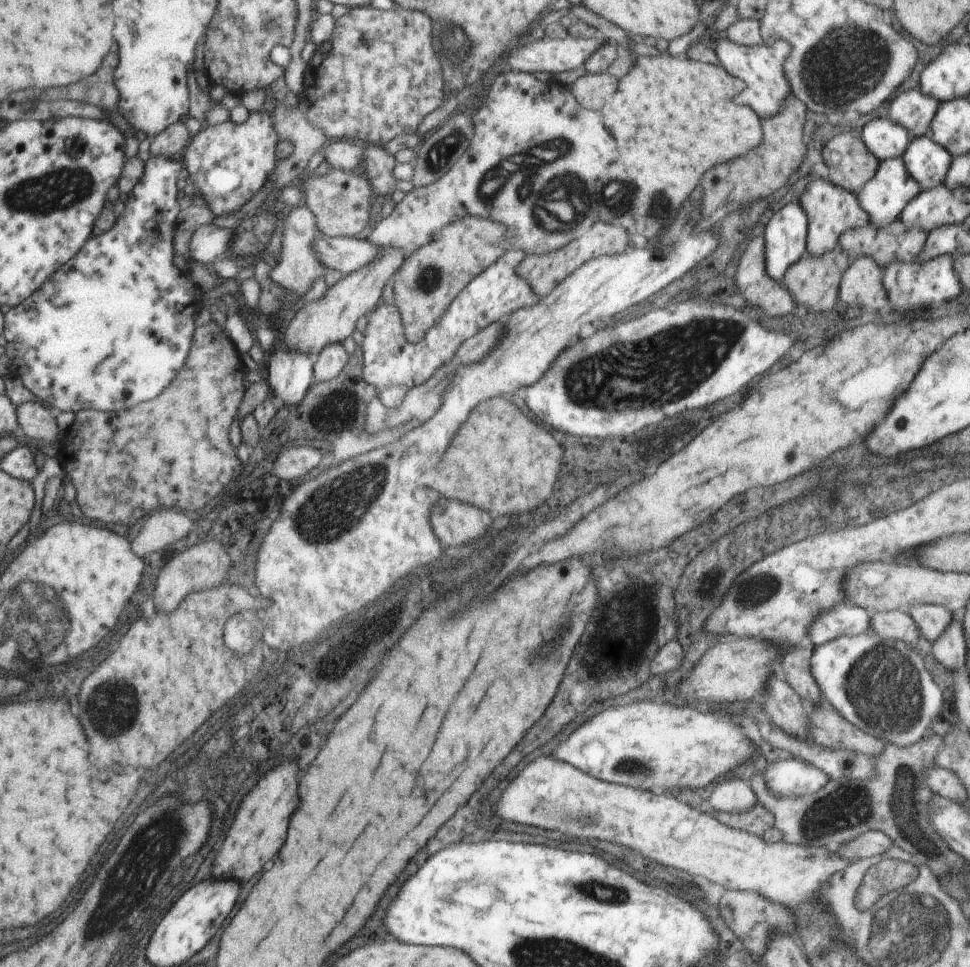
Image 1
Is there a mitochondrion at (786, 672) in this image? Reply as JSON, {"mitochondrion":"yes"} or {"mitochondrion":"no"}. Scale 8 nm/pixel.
{"mitochondrion":"no"}

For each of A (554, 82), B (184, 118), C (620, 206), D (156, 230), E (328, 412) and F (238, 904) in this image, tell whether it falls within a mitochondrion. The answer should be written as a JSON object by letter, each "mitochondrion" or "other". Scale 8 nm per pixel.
{"A":"other","B":"other","C":"mitochondrion","D":"other","E":"mitochondrion","F":"other"}

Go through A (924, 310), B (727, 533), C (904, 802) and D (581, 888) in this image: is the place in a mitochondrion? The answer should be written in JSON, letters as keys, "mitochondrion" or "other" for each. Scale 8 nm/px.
{"A":"other","B":"other","C":"mitochondrion","D":"mitochondrion"}

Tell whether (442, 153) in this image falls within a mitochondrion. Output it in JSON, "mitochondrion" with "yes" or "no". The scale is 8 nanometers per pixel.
{"mitochondrion":"yes"}

